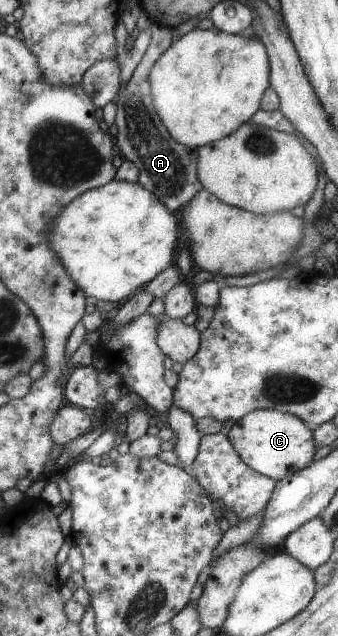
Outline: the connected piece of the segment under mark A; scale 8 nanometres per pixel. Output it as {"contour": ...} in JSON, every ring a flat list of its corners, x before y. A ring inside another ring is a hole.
{"contour":[[151,23,150,42,127,83,121,84,112,99,116,106,114,122,117,129,117,149,123,160,131,161,138,169,137,182,143,185,169,210,179,211,198,193,201,183,197,178,197,148,176,143,155,113,149,92,148,72,155,61,172,43,169,27]]}

